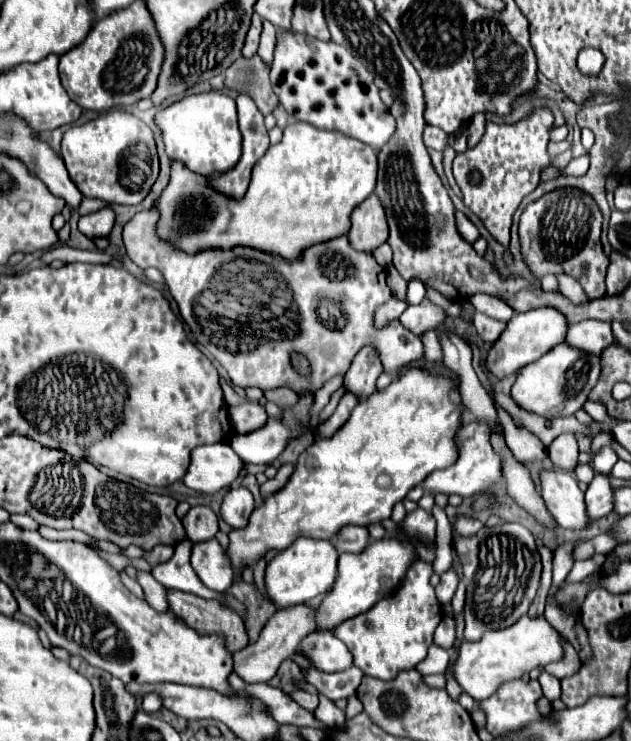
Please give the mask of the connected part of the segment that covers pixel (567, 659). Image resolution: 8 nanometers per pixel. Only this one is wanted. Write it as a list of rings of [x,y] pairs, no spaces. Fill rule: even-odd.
[[[564,641],[564,649],[566,649],[566,653],[564,653],[562,661],[550,663],[544,667],[544,671],[554,675],[556,679],[564,679],[568,675],[574,675],[580,669],[580,659],[578,659],[578,653],[574,651],[574,647],[568,641]]]

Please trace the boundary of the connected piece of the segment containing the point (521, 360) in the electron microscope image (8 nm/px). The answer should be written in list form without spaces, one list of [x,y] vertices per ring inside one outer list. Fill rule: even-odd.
[[[540,307],[540,309],[526,311],[526,313],[518,313],[508,321],[508,327],[500,335],[500,339],[494,343],[494,347],[490,349],[486,357],[486,367],[496,379],[504,379],[512,375],[514,371],[522,369],[524,365],[546,355],[558,343],[562,343],[566,339],[566,331],[568,331],[566,317],[558,309]]]

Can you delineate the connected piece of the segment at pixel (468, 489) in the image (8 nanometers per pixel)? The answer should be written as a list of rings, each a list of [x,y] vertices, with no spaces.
[[[470,419],[468,423],[464,423],[464,427],[458,433],[458,445],[460,445],[460,457],[458,463],[454,463],[448,469],[440,469],[434,471],[432,475],[428,475],[428,479],[422,483],[424,491],[438,495],[438,493],[446,493],[446,495],[462,495],[462,497],[472,497],[478,495],[486,489],[492,489],[500,477],[502,477],[502,457],[494,451],[492,447],[492,437],[494,429],[480,419]]]

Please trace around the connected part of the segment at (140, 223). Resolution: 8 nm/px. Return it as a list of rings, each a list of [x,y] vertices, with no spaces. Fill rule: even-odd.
[[[150,207],[150,209],[146,209],[146,211],[136,213],[136,215],[124,225],[124,245],[126,245],[128,257],[130,257],[140,269],[156,267],[158,271],[162,271],[162,275],[164,275],[164,279],[166,279],[166,285],[168,285],[168,289],[170,289],[174,301],[178,303],[180,315],[182,315],[182,319],[188,323],[188,327],[190,327],[190,331],[192,331],[194,339],[196,339],[202,347],[206,347],[206,349],[220,361],[220,365],[226,369],[226,373],[228,373],[228,377],[232,379],[234,385],[238,385],[238,387],[258,387],[258,389],[262,389],[262,391],[266,391],[266,389],[276,389],[276,387],[290,387],[290,389],[294,389],[294,391],[302,391],[302,389],[312,389],[312,391],[316,391],[316,389],[320,389],[328,379],[332,379],[334,375],[346,373],[348,367],[350,367],[350,363],[352,363],[352,359],[354,359],[354,355],[356,355],[366,343],[372,343],[372,345],[376,347],[385,372],[394,372],[396,369],[400,369],[400,367],[404,367],[404,365],[410,365],[412,361],[418,361],[418,359],[424,357],[420,337],[414,335],[412,331],[404,329],[404,327],[400,325],[400,321],[394,321],[394,323],[390,323],[390,325],[384,327],[384,329],[374,329],[374,327],[372,327],[372,319],[374,319],[376,307],[382,305],[382,303],[386,303],[386,301],[392,297],[392,295],[390,295],[390,289],[388,289],[388,285],[386,285],[386,271],[374,261],[374,257],[372,257],[370,253],[362,253],[362,251],[352,249],[352,247],[350,247],[350,241],[348,241],[348,235],[334,237],[334,239],[330,239],[328,243],[310,245],[310,247],[304,249],[304,251],[300,253],[300,257],[296,257],[296,259],[284,259],[284,257],[280,257],[280,255],[266,253],[266,251],[258,251],[258,249],[252,249],[252,247],[232,247],[232,249],[216,249],[216,247],[210,247],[210,249],[202,249],[202,251],[198,251],[198,253],[186,253],[186,251],[178,249],[174,243],[164,241],[164,239],[158,237],[158,233],[156,233],[156,223],[158,223],[158,219],[160,219],[158,209],[156,209],[156,207]],[[294,351],[296,351],[296,353],[302,353],[302,355],[306,355],[306,357],[310,359],[310,363],[312,363],[312,375],[310,375],[310,377],[302,377],[302,375],[298,375],[298,373],[290,367],[290,353],[294,353]]]

